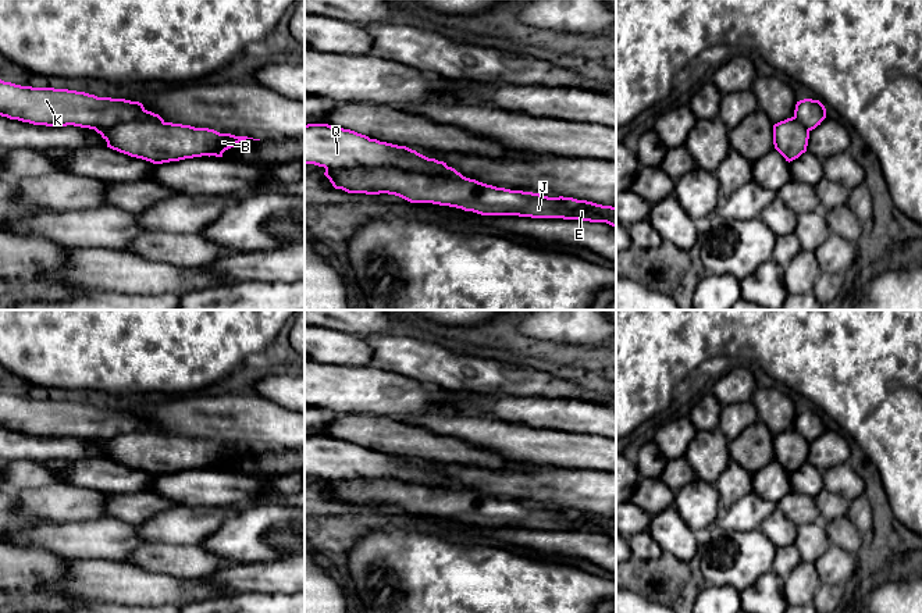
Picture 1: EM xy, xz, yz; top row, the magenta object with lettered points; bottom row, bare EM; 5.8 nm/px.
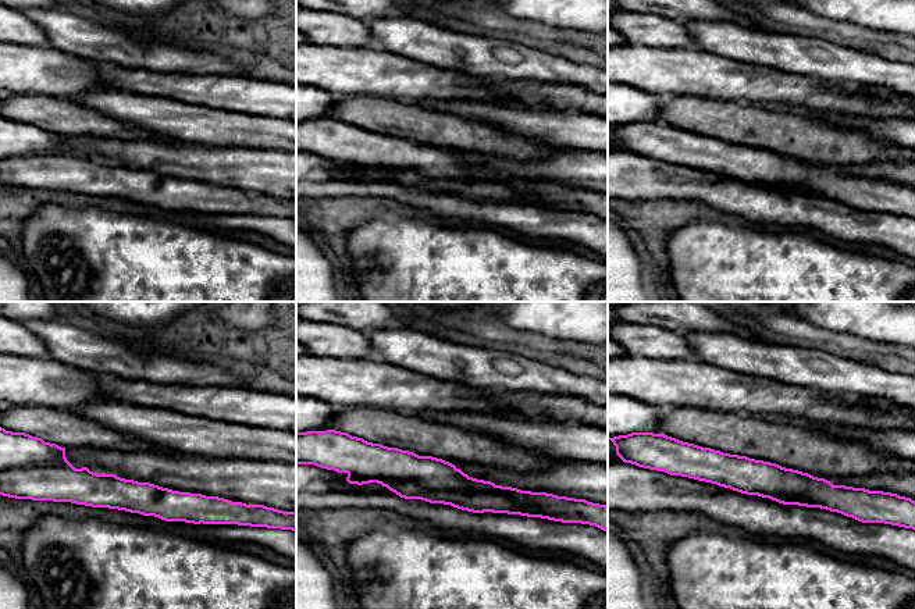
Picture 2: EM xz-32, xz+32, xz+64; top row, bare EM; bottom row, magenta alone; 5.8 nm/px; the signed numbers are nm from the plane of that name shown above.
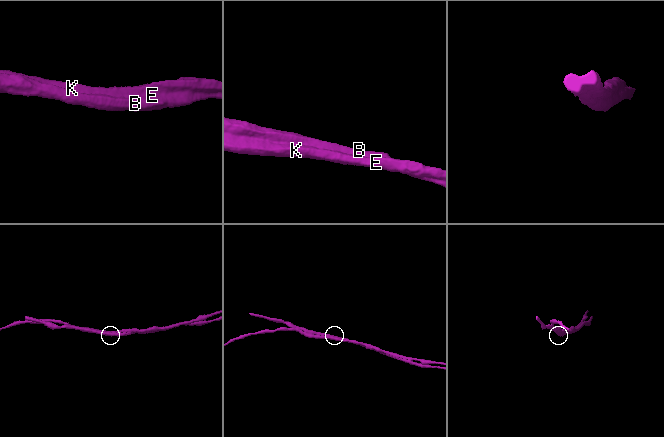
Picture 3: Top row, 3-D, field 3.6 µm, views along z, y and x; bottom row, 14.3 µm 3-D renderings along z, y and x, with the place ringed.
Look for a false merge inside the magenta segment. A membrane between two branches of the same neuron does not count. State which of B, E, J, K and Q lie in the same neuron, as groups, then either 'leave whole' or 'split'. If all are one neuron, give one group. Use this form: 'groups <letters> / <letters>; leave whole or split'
groups B Q / E J K; split

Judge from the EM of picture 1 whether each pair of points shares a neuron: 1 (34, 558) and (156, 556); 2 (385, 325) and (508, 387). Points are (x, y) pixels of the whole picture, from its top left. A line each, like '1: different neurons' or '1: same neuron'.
1: same neuron
2: different neurons

